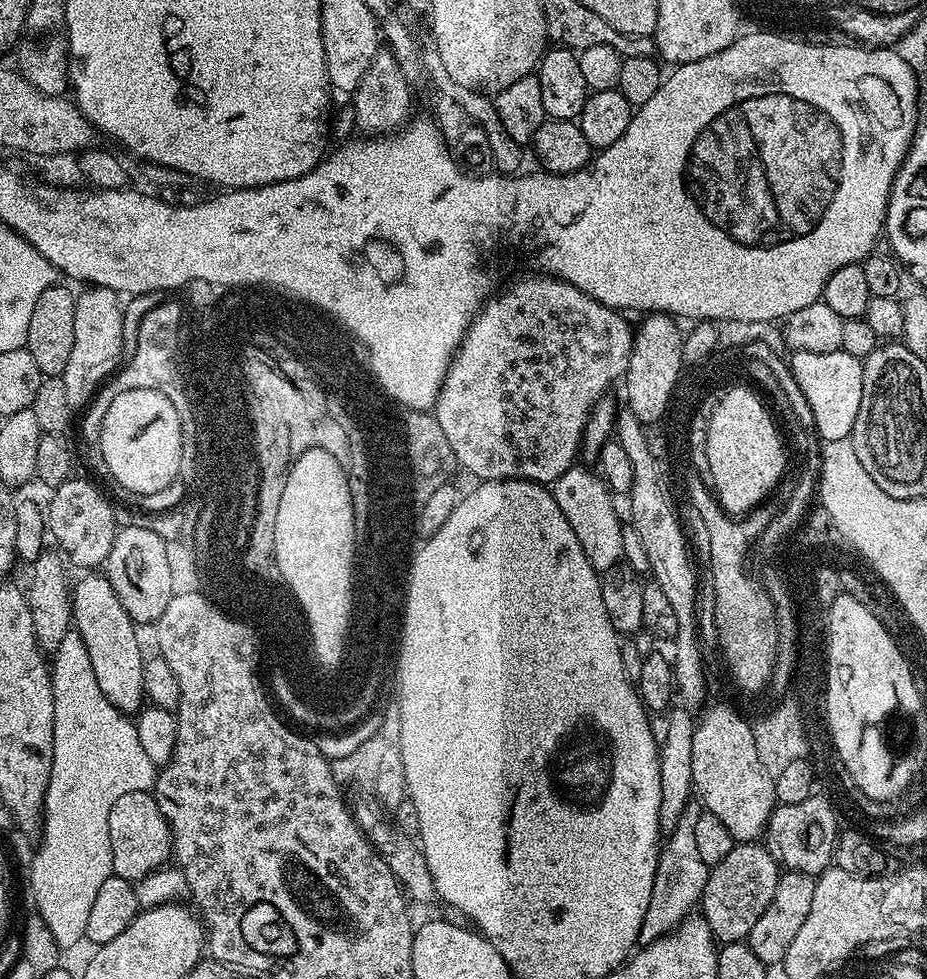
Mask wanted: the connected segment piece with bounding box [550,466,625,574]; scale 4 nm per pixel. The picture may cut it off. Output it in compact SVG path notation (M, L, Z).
M573 466L566 470L550 486L554 502L558 502L558 510L566 514L566 522L574 529L578 542L582 542L582 550L592 563L597 573L603 574L614 565L621 563L624 547L622 546L622 530L625 525L616 513L614 493L595 471Z

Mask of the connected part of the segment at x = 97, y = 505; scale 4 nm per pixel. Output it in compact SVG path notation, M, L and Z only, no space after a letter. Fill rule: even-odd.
M73 478L62 482L51 493L52 501L46 504L46 523L51 539L56 539L59 551L63 553L69 561L72 560L78 567L84 568L80 570L96 570L96 568L105 563L110 554L110 546L114 546L114 538L118 531L118 523L116 524L116 516L112 513L112 504L91 484L88 480L79 480Z

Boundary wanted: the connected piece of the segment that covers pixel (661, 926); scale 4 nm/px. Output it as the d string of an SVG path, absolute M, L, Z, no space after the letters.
M689 802L674 830L667 833L663 841L654 874L654 890L650 890L650 906L646 906L646 918L642 918L639 939L641 945L652 944L667 932L673 932L699 905L710 871L710 866L702 862L702 857L698 855L698 845L694 838L694 825L698 822L700 813L701 809L695 803Z

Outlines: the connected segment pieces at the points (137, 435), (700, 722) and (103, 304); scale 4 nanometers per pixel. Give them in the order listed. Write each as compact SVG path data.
M126 390L110 402L106 418L102 418L101 456L103 467L117 480L119 487L138 494L154 494L181 475L182 450L178 414L170 398L158 390Z
M725 702L710 705L696 720L692 751L692 786L695 795L698 798L700 795L699 803L707 811L712 812L714 818L718 818L722 826L726 826L726 830L730 830L733 841L756 842L765 835L765 828L771 818L772 810L778 804L776 781L769 767L758 756L748 728L743 728L740 720L732 716L732 709Z
M88 286L83 290L84 293L76 296L74 306L74 347L71 348L70 358L66 361L66 370L60 376L62 386L66 386L66 398L74 410L91 404L92 397L100 390L100 385L121 367L122 357L125 355L121 293L113 288L95 286Z

